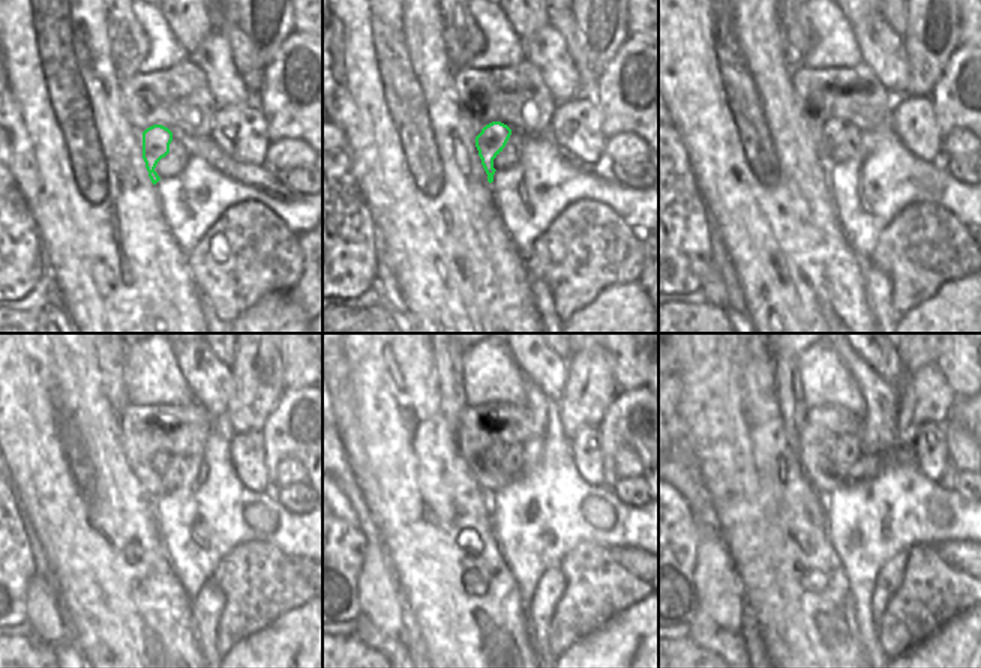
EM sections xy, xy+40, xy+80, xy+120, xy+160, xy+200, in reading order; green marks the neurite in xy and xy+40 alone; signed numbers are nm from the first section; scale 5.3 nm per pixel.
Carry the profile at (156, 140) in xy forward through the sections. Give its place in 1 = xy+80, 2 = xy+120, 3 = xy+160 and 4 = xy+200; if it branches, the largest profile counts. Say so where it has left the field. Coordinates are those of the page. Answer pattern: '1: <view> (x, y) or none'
1: xy+80 (833, 129)
2: xy+120 (161, 461)
3: xy+160 (497, 451)
4: xy+200 (828, 445)

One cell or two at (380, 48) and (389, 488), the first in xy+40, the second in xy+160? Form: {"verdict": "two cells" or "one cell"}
{"verdict": "one cell"}

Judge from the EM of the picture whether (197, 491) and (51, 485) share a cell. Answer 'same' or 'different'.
different

